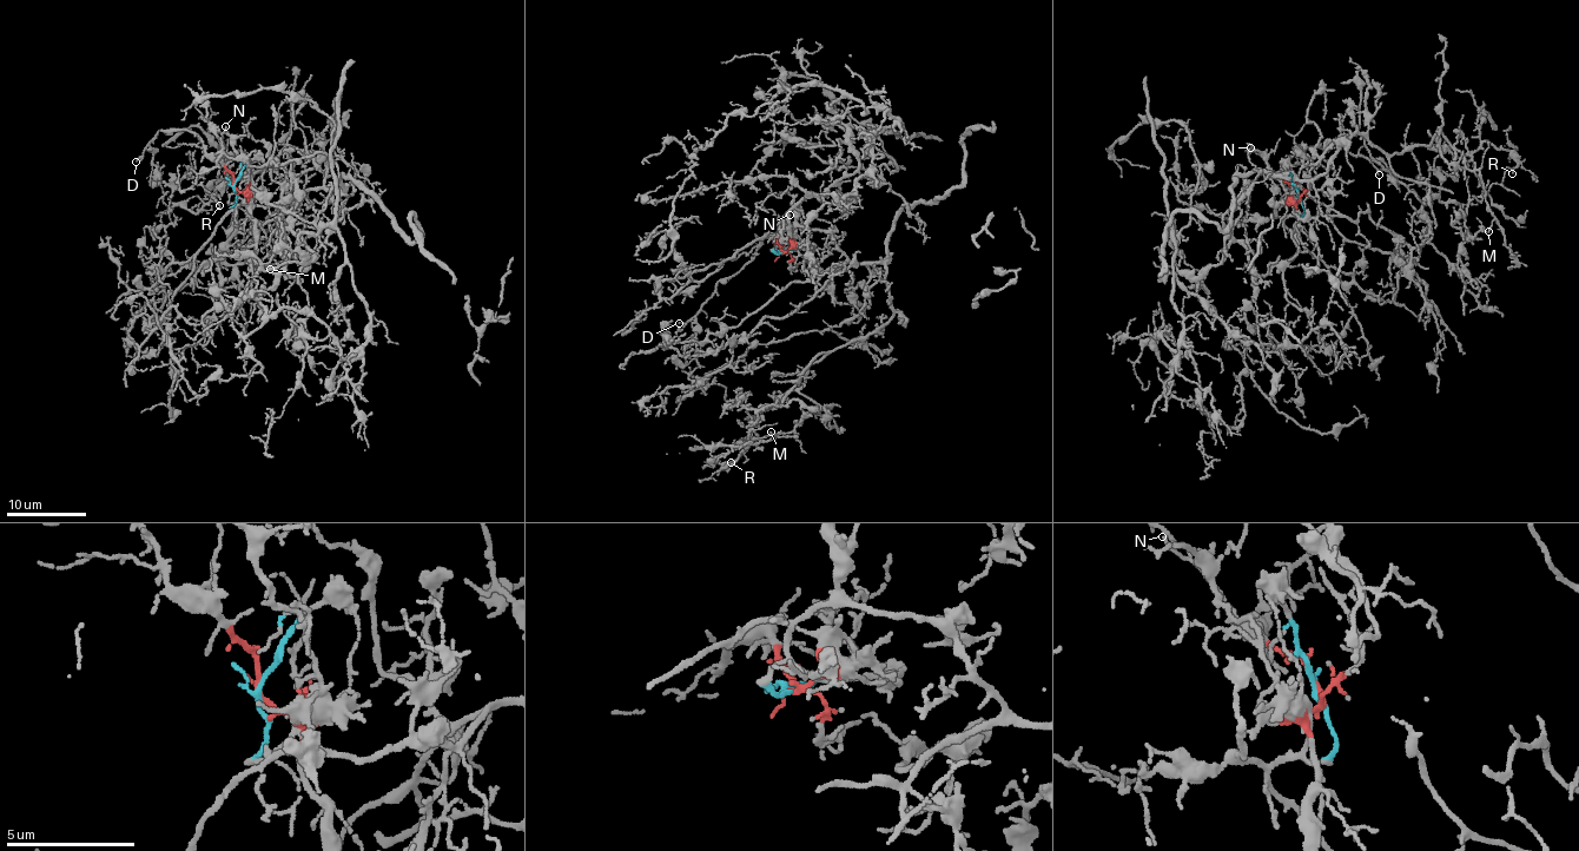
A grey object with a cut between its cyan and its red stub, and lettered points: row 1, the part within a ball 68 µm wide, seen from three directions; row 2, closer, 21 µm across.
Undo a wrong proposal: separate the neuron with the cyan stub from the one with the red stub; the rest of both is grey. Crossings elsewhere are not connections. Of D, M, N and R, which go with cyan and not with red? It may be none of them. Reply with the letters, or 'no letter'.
M, R

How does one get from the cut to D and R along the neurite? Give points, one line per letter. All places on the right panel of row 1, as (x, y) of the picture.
D: (1297, 193), (1279, 178), (1290, 158), (1305, 149), (1343, 147), (1362, 154), (1378, 176)
R: (1297, 193), (1300, 217), (1275, 217), (1294, 176), (1322, 175), (1358, 132), (1391, 154), (1485, 142), (1512, 173)

